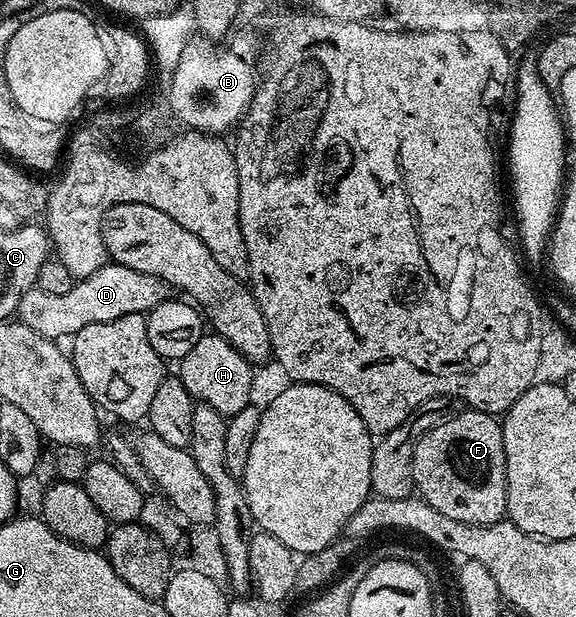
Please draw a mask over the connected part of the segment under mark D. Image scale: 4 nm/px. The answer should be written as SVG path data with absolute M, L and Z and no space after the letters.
M106 263L87 278L74 282L67 294L46 293L33 288L20 298L16 316L18 320L35 329L35 333L54 341L72 338L86 325L111 321L127 315L146 314L155 305L170 296L169 285L157 275L139 273L114 263Z

